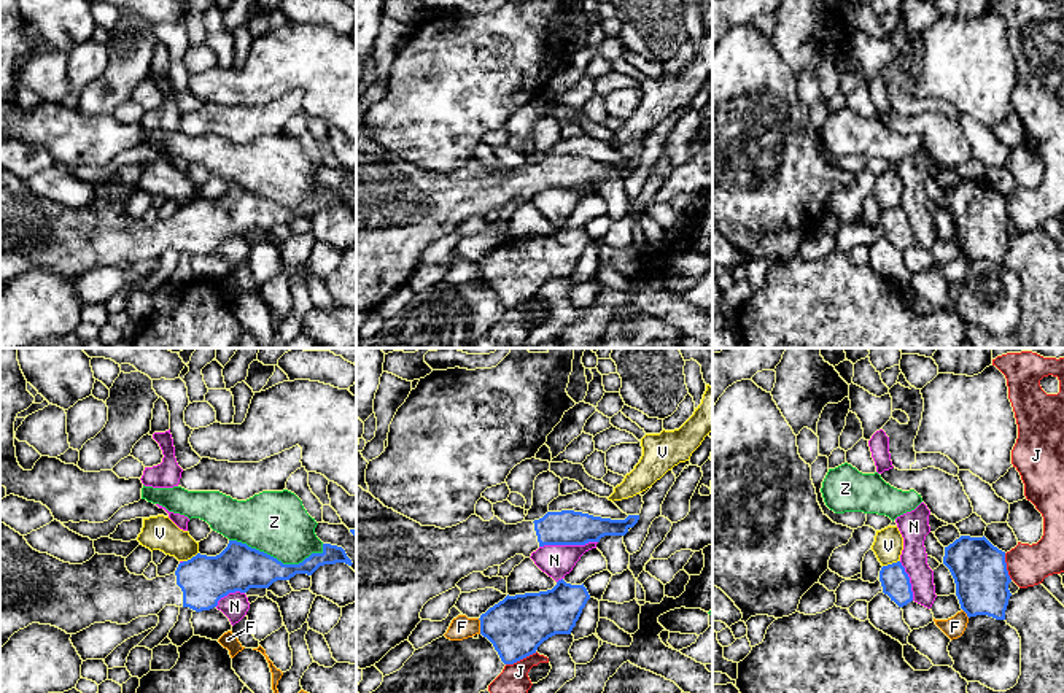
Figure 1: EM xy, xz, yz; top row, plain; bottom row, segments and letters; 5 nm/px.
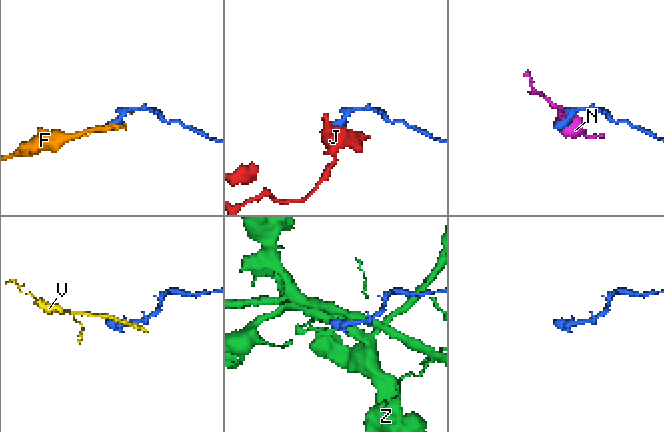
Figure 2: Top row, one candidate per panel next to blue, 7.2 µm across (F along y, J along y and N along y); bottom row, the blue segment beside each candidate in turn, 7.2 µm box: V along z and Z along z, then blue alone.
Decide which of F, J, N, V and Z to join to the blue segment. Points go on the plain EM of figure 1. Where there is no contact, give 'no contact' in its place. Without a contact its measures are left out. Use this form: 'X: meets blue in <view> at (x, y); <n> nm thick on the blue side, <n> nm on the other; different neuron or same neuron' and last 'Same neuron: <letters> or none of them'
F: meets blue in xz at (481, 271); 300 nm thick on the blue side, 120 nm on the other; different neuron
J: meets blue in xz at (520, 302); 300 nm thick on the blue side, 170 nm on the other; different neuron
N: meets blue in xz at (568, 188); 180 nm thick on the blue side, 160 nm on the other; different neuron
V: meets blue in yz at (893, 207); 140 nm thick on the blue side, 150 nm on the other; different neuron
Z: meets blue in xy at (275, 202); 240 nm thick on the blue side, 320 nm on the other; different neuron
Same neuron: none of them

